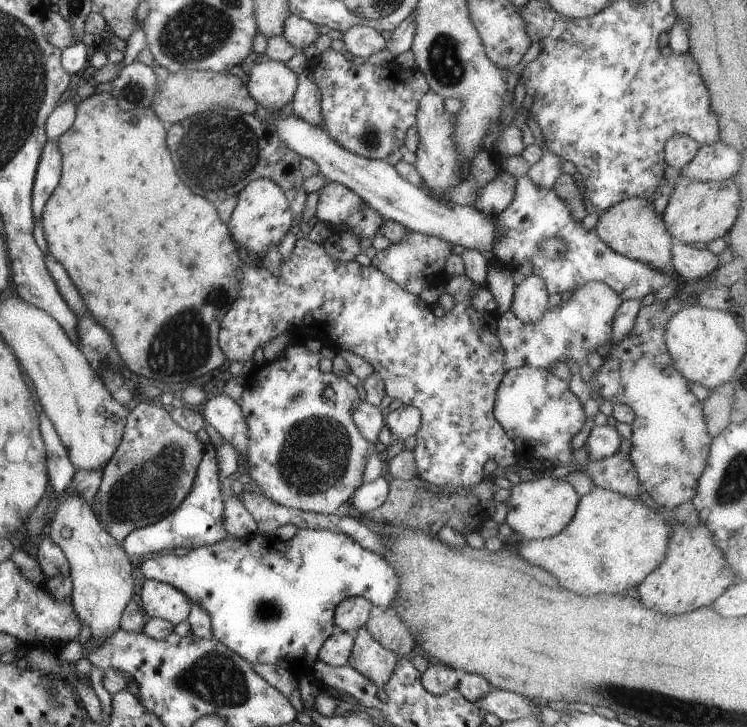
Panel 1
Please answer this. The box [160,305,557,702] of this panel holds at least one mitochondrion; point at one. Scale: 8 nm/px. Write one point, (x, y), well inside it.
(313, 456)

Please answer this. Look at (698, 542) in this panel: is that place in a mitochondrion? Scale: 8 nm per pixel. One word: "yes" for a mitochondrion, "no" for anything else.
no

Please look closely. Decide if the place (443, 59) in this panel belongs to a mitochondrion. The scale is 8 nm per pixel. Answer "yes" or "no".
yes

